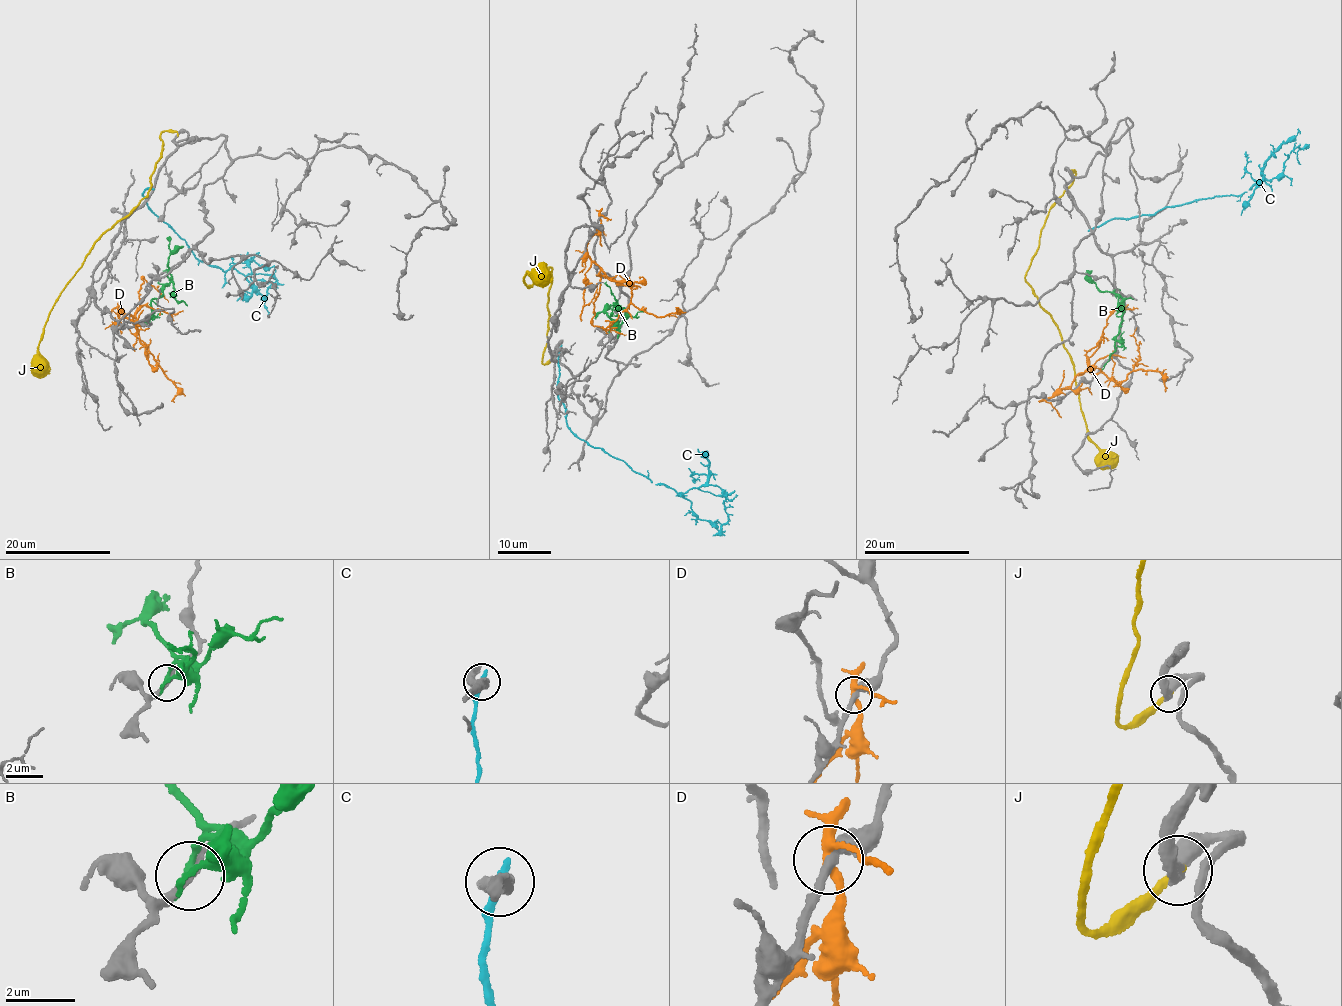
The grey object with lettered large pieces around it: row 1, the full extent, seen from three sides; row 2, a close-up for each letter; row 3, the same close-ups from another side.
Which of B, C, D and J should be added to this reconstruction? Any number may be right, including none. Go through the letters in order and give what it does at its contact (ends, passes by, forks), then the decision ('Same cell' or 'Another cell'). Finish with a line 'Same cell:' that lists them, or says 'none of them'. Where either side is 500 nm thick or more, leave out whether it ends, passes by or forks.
B: It ends there. Another cell
C: It ends there. Another cell
D: It forks there. Another cell
J: It ends there. Same cell
Same cell: J

